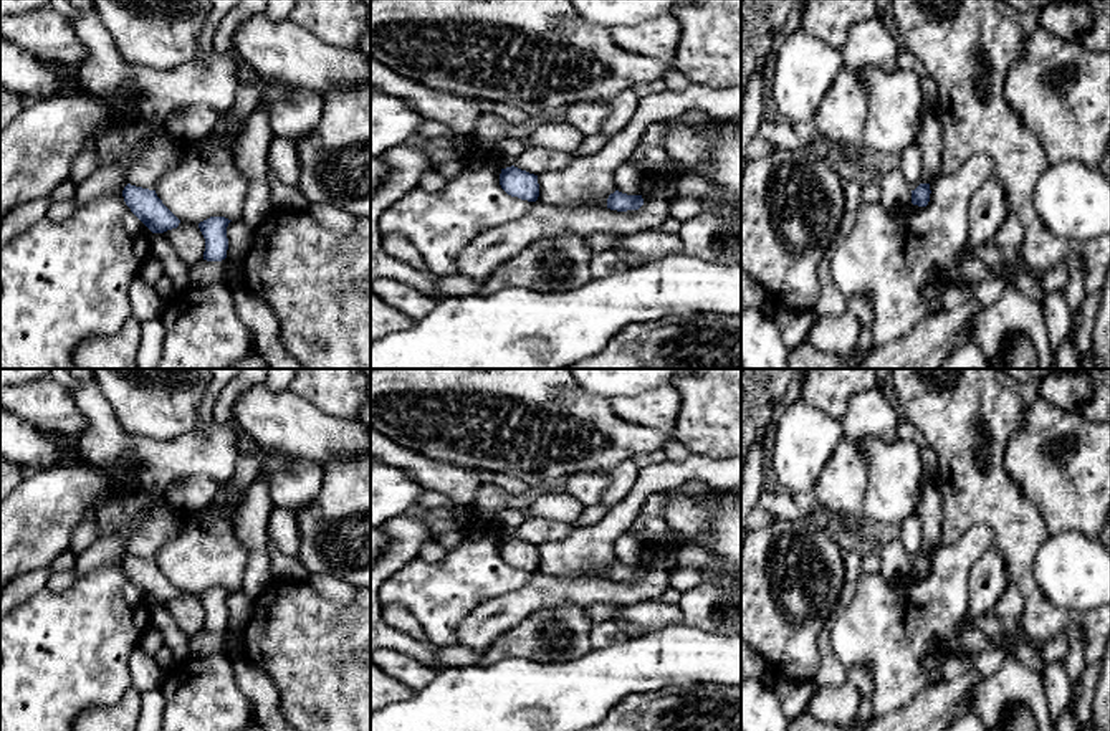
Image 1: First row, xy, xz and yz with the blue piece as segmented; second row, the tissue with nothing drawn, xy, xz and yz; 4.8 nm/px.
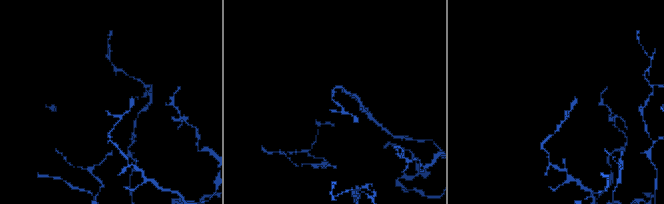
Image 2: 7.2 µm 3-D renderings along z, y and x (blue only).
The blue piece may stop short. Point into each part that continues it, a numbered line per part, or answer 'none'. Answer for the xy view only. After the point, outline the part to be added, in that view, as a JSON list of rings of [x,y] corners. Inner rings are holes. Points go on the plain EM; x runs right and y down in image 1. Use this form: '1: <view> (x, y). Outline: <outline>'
none

